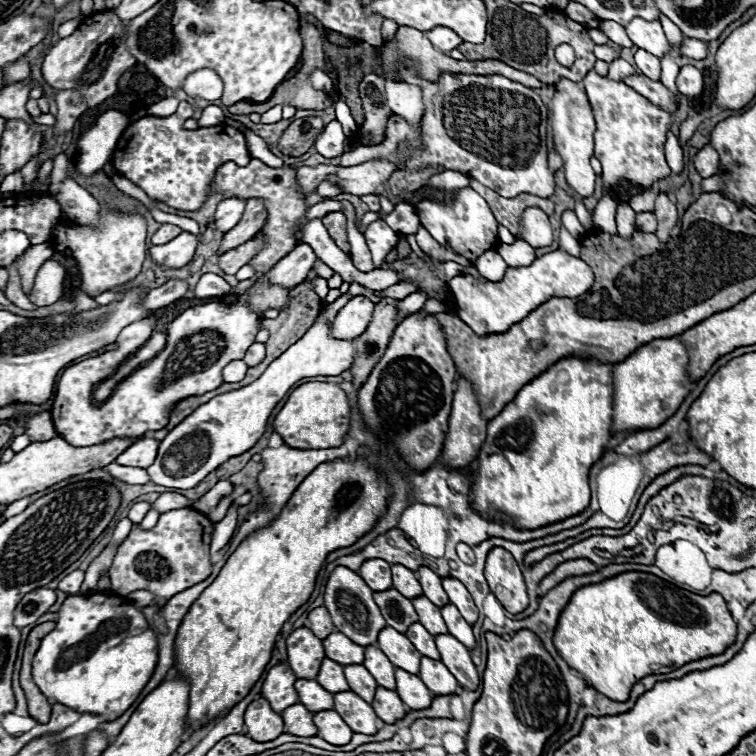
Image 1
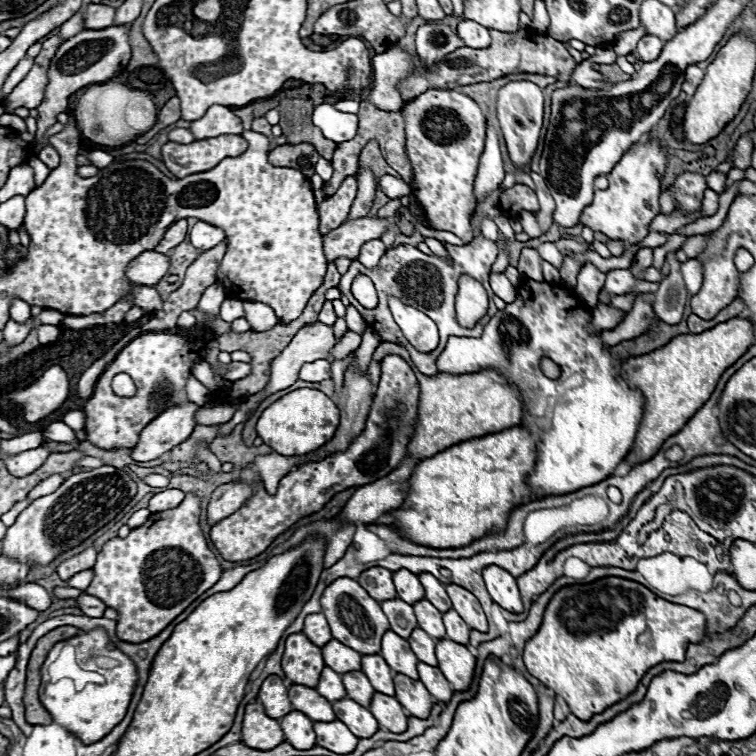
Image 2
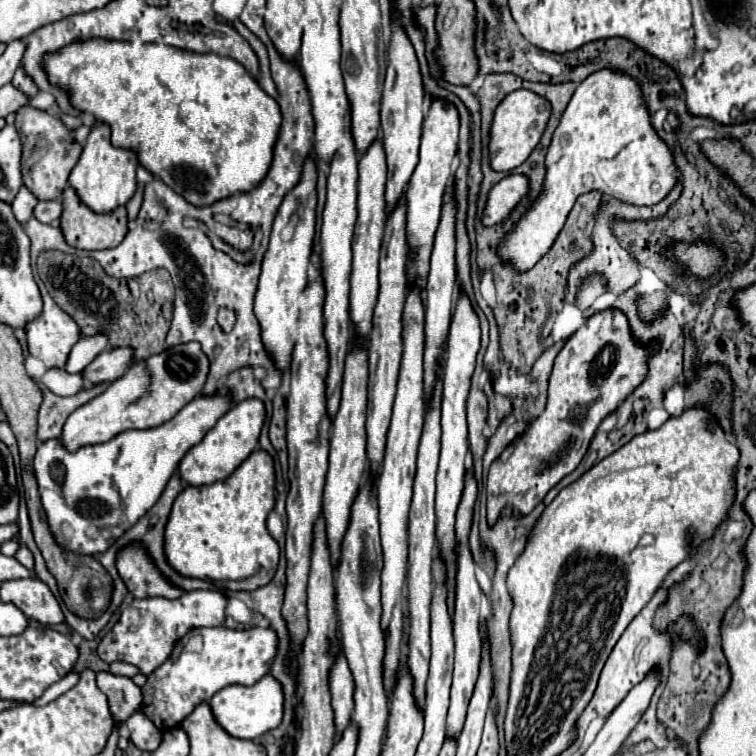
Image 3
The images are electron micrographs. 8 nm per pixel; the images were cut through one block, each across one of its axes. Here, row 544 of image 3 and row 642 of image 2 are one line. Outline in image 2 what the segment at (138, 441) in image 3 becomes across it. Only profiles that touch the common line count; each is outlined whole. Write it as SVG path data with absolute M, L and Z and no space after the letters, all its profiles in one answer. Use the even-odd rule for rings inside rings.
M104 630L82 632L80 636L74 636L68 642L72 646L76 646L76 650L78 650L78 656L76 656L78 664L82 668L96 670L98 674L102 674L106 678L106 682L104 684L88 684L88 688L84 688L82 692L76 692L72 680L60 680L60 682L54 682L52 684L48 680L48 674L46 672L48 672L48 666L50 666L50 658L54 660L58 656L58 646L54 646L48 652L48 660L42 666L44 680L42 680L42 688L40 688L40 700L42 700L44 708L50 712L52 720L56 724L62 724L68 732L72 732L84 744L94 744L94 742L102 740L102 736L106 736L124 718L126 708L128 708L130 698L132 698L134 684L138 680L138 674L136 674L134 662L126 654L122 654L118 648L114 648L112 644L106 646L106 650L102 652L102 656L98 656L98 654L92 656L92 652L88 650L88 646L92 646L92 644L98 646L98 642L108 642L108 636L106 636Z

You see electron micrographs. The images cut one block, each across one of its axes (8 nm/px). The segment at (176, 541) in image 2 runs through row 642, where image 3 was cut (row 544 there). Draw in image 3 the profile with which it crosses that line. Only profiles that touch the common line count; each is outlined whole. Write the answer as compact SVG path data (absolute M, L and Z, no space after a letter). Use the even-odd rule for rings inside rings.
M140 544L124 548L118 554L116 568L134 598L162 596L176 599L182 594L180 588L172 586L166 578L162 578L162 574L158 572L158 568L154 566L154 562L148 558L146 550Z

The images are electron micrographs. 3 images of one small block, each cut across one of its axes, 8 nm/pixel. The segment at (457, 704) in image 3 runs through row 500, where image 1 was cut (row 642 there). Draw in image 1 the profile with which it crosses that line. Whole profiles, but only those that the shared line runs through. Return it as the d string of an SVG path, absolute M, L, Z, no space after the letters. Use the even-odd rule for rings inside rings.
M446 604L446 608L442 608L442 616L446 620L448 634L452 634L458 642L462 642L468 648L476 646L476 640L474 640L474 634L472 634L472 626L466 624L466 620L462 620L458 608L454 608L452 604Z

